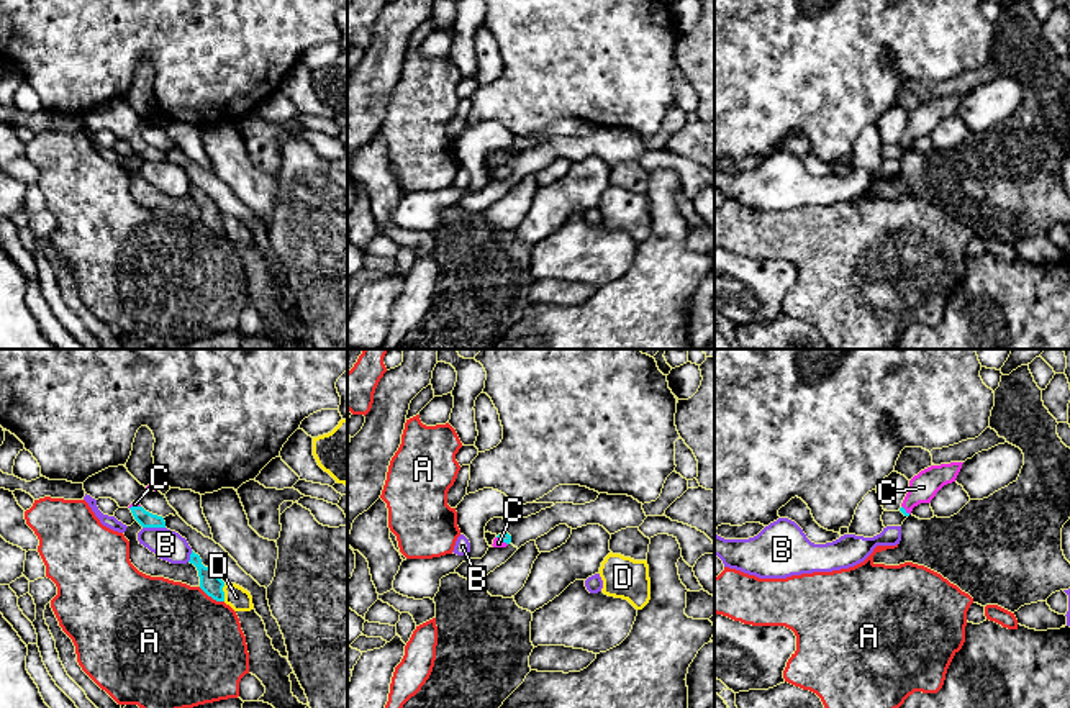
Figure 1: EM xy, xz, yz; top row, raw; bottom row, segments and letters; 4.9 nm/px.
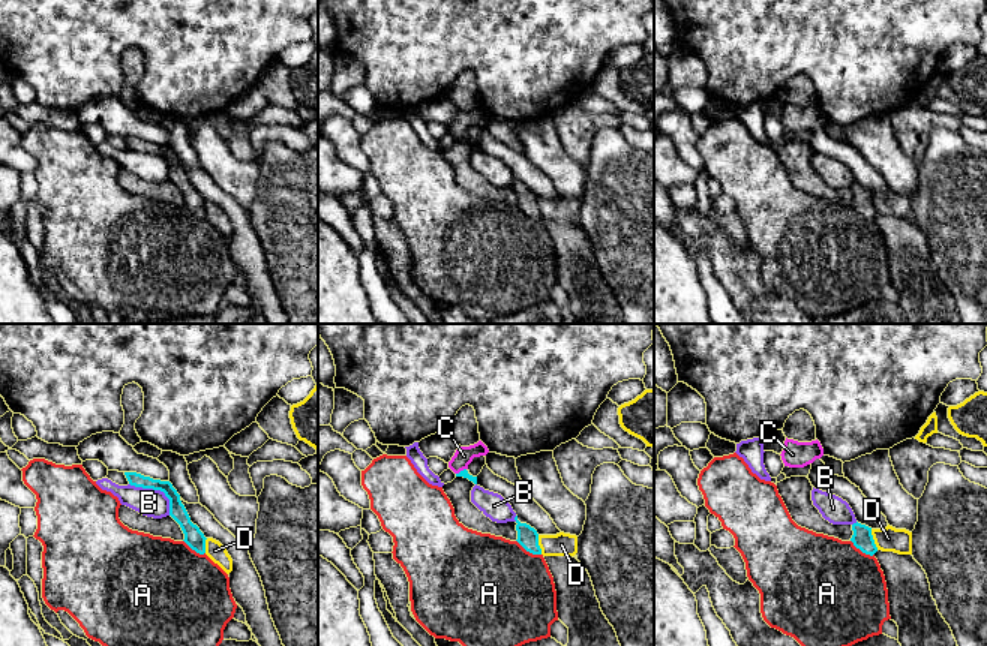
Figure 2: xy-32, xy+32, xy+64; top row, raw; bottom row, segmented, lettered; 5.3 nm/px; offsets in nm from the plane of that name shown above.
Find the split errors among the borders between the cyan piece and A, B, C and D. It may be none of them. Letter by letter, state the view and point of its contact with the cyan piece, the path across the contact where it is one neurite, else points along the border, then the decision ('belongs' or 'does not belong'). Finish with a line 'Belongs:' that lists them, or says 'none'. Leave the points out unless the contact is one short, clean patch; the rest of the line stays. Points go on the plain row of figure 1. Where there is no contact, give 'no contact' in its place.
A: contact xy (212, 230); does not belong
B: contact xy (154, 159); does not belong
C: contact xy (135, 140); way xy (145, 151), (135, 140), (135, 136); belongs
D: contact xy (223, 225); does not belong
Belongs: C

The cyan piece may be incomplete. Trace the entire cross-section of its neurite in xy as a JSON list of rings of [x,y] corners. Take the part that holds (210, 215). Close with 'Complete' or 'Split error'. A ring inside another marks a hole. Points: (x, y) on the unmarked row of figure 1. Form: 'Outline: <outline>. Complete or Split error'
Outline: [[[193,184],[188,195],[193,197],[198,203],[200,221],[213,233],[224,234],[224,215],[220,211],[220,208],[211,200],[205,200],[200,188]]]. Complete

